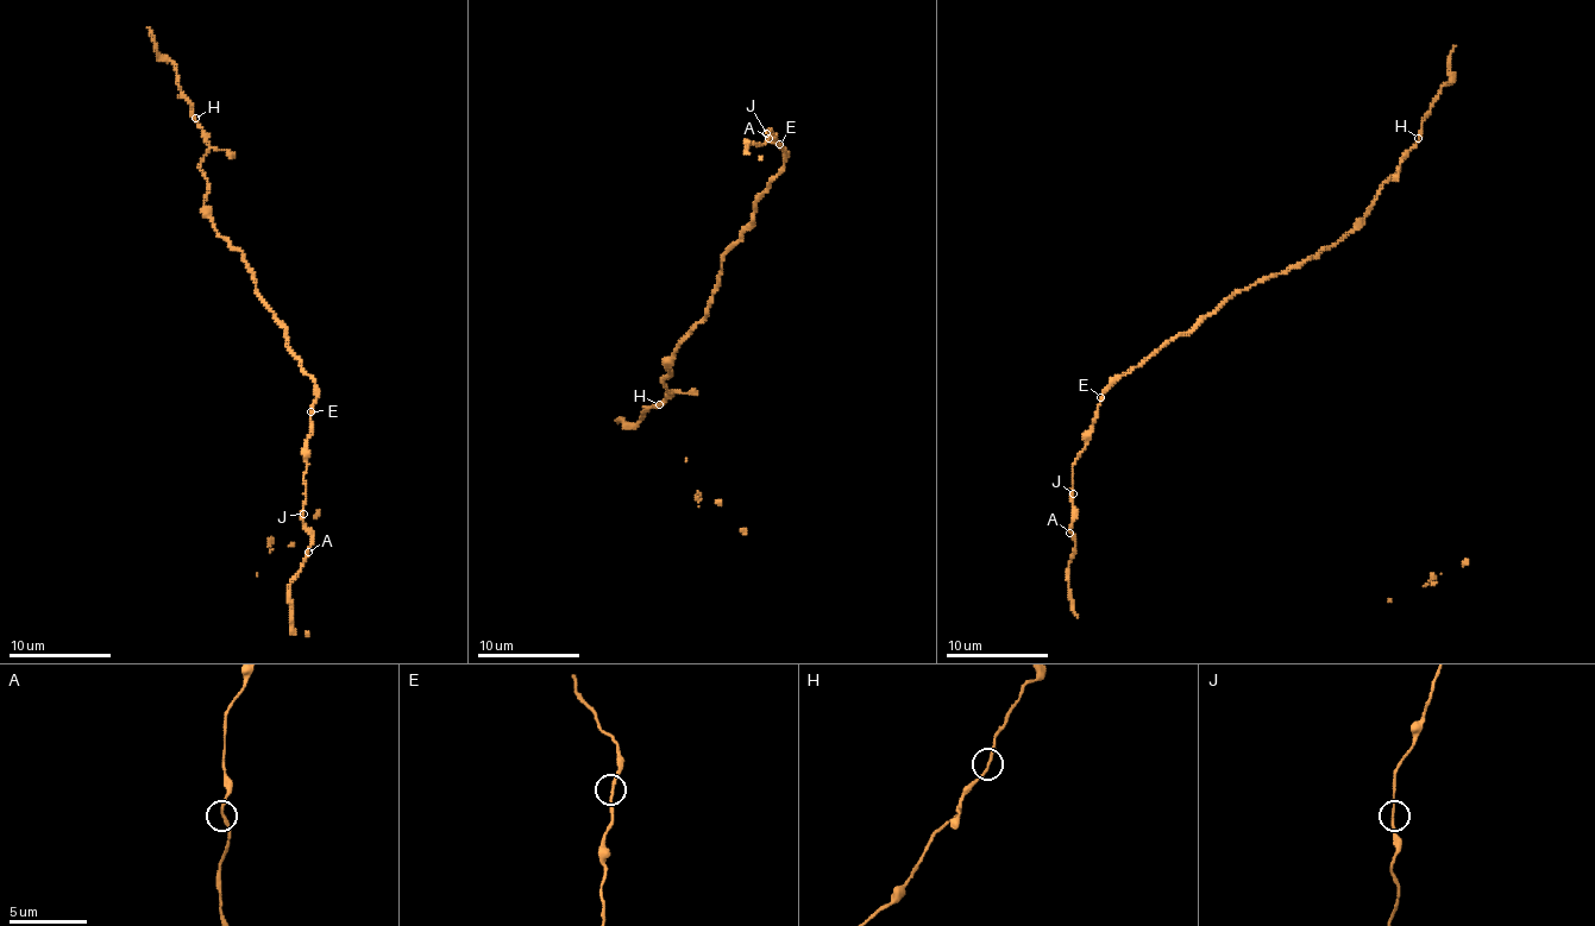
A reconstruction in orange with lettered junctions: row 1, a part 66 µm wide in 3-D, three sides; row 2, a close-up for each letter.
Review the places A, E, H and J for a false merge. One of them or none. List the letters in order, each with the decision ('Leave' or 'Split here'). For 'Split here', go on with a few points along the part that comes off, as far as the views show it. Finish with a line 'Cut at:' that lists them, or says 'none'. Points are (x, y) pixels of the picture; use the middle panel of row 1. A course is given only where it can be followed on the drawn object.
A: Leave
E: Leave
H: Leave
J: Leave
Cut at: none

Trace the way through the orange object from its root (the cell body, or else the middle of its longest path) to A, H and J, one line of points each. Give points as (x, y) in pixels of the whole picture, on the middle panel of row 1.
A: (785, 155), (770, 134), (771, 128), (765, 136), (772, 138), (768, 138)
H: (785, 155), (755, 203), (754, 224), (723, 256), (708, 314), (666, 365), (664, 386), (672, 391), (659, 405)
J: (785, 155), (770, 134), (771, 128), (766, 133)

